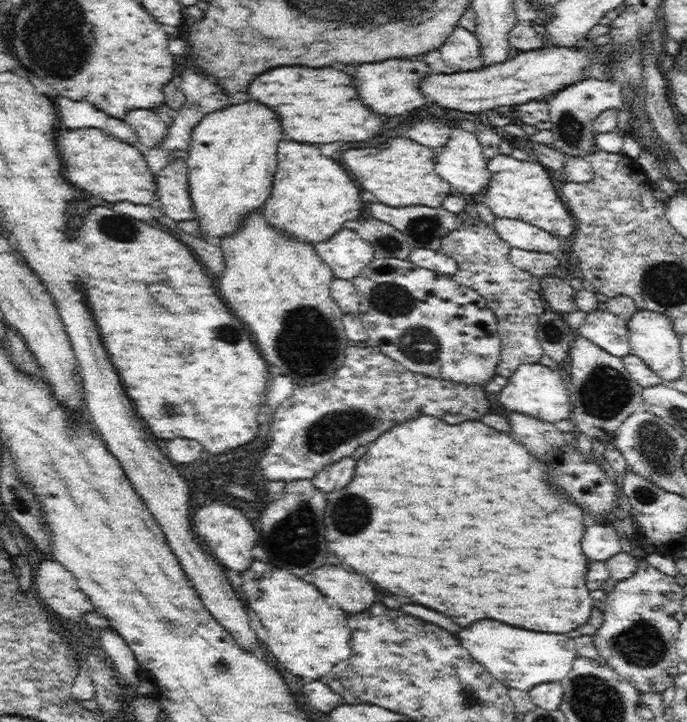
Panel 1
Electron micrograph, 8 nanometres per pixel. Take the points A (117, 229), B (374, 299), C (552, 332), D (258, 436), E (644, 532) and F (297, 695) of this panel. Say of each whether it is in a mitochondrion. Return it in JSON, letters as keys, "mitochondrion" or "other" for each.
{"A":"mitochondrion","B":"mitochondrion","C":"mitochondrion","D":"other","E":"other","F":"other"}

